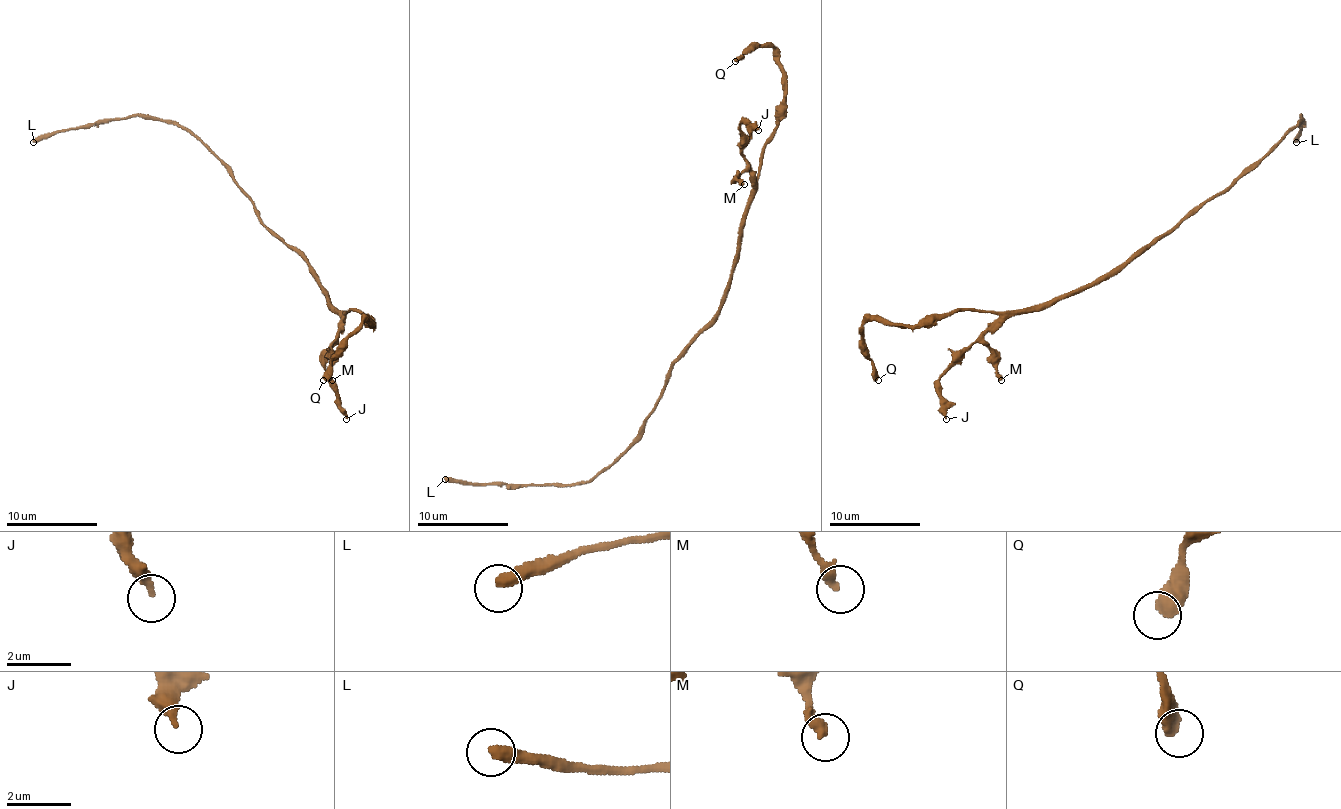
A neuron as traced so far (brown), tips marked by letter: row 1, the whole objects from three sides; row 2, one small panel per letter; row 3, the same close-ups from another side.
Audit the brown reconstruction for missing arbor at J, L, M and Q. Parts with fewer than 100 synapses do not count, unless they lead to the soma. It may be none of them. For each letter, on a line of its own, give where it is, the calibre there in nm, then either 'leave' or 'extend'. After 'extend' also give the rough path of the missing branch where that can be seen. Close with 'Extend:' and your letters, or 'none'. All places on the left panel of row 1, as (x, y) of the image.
J: place (346, 419); calibre 320 nm; leave
L: place (33, 142); calibre 400 nm; extend
M: place (332, 380); calibre 360 nm; leave
Q: place (323, 380); calibre 480 nm; leave
Extend: L

